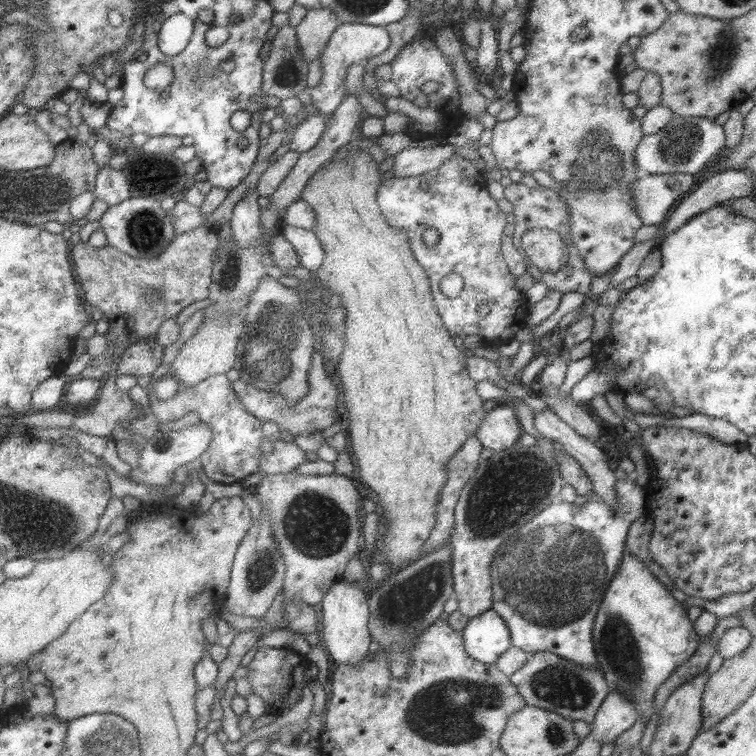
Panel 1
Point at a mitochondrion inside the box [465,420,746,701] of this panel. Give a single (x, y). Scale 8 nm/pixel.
(564, 565)

